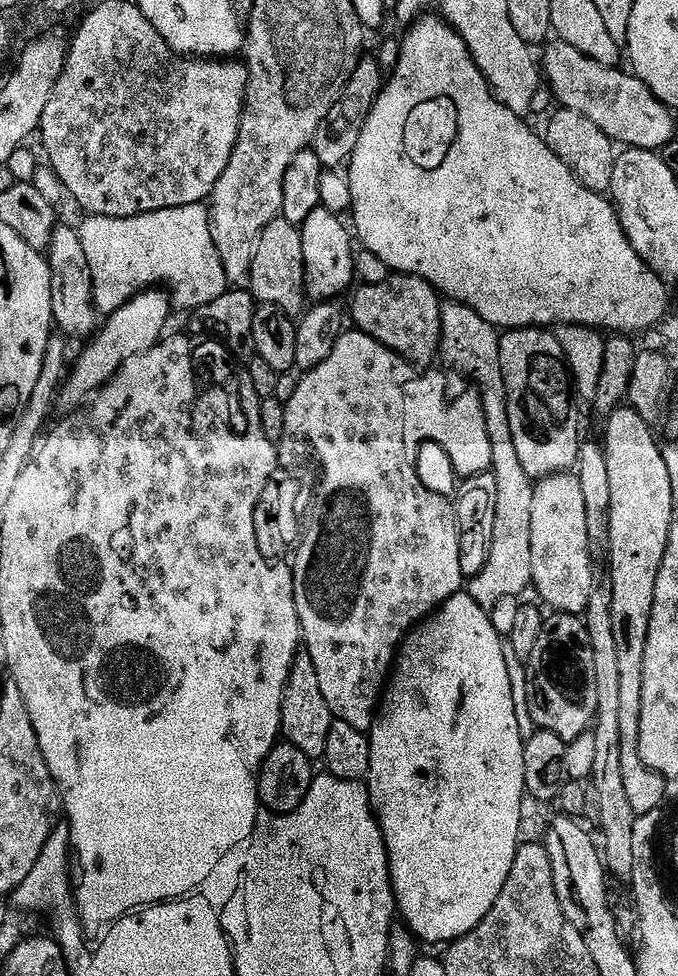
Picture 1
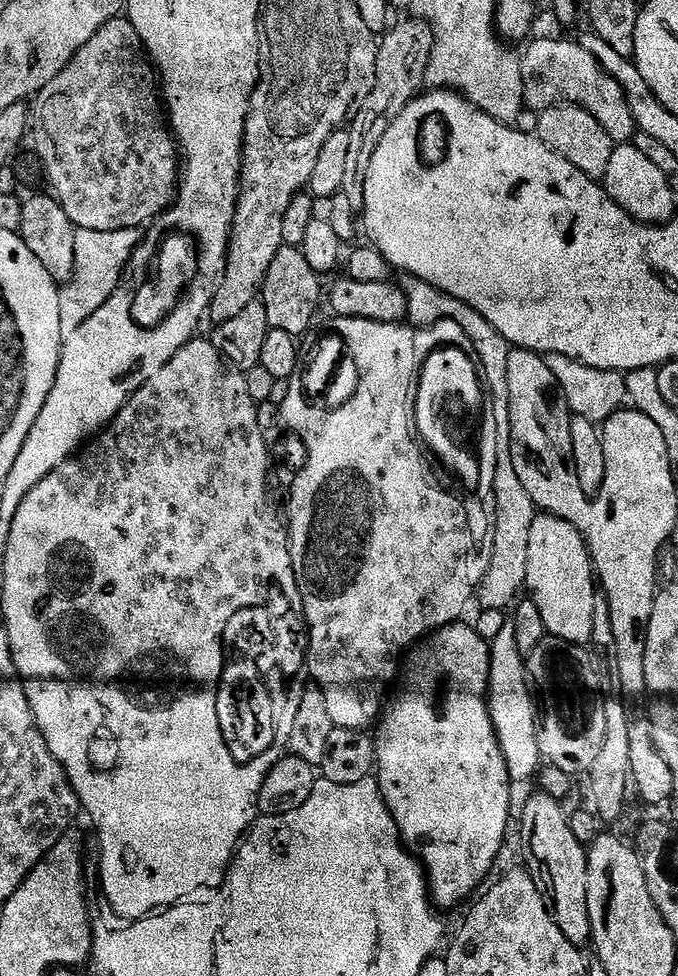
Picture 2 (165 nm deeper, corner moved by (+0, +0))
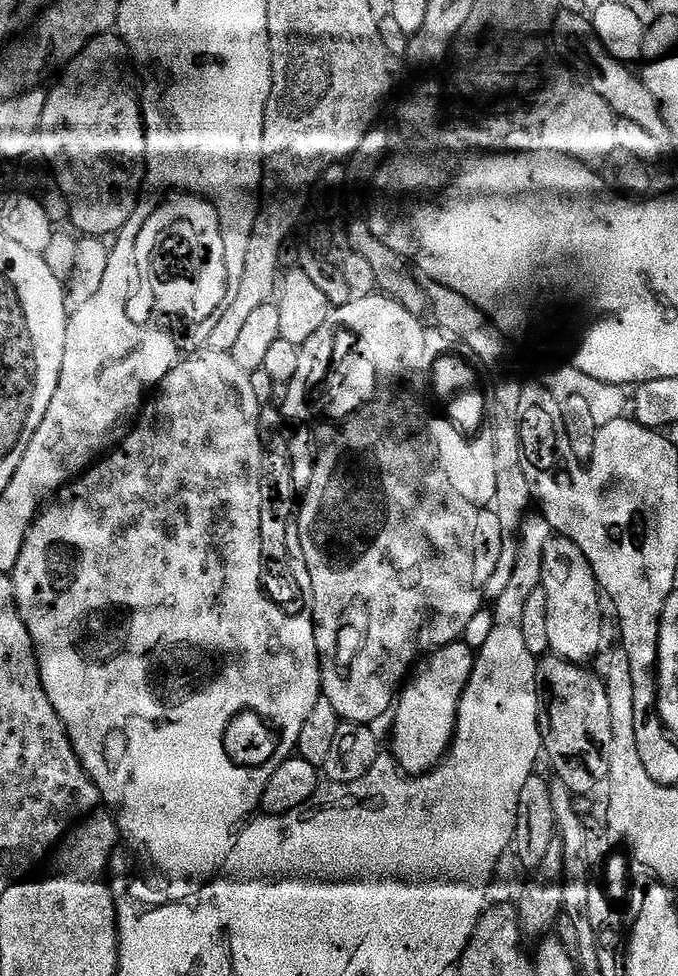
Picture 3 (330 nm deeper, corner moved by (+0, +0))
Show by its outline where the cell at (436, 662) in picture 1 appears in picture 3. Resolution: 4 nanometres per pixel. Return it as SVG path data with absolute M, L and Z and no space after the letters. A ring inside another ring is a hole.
M457 642L425 655L407 677L394 705L396 721L390 737L391 755L396 757L404 772L411 776L429 772L451 746L452 736L456 733L460 699L475 664L473 649L463 642Z

